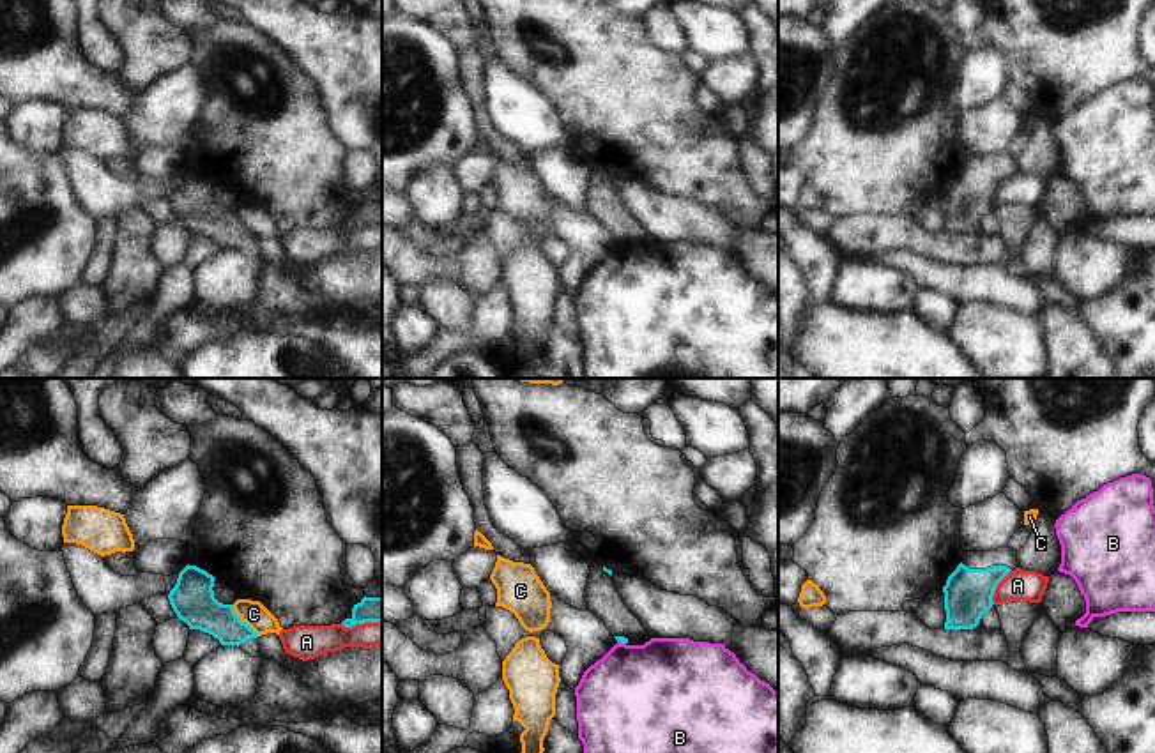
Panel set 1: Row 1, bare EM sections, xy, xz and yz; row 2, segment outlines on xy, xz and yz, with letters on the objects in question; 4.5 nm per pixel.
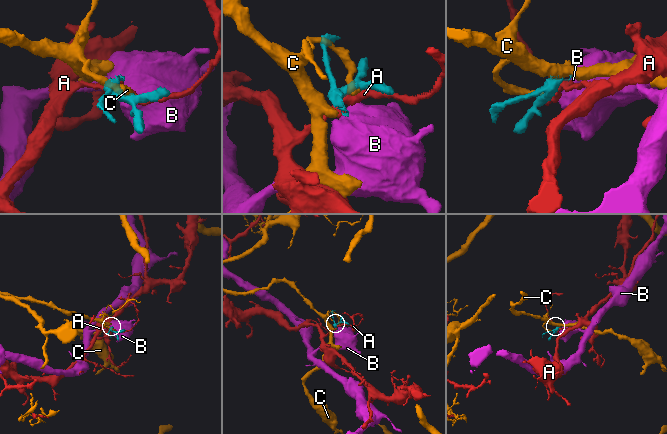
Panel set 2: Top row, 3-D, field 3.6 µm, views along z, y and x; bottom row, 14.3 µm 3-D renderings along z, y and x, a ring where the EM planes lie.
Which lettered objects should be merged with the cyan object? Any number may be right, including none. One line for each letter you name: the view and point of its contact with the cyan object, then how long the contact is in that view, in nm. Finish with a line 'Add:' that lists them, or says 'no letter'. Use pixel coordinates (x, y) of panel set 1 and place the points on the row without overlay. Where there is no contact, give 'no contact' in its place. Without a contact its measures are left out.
Add: no letter

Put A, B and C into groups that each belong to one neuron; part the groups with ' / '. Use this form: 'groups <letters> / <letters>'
groups A / B / C

